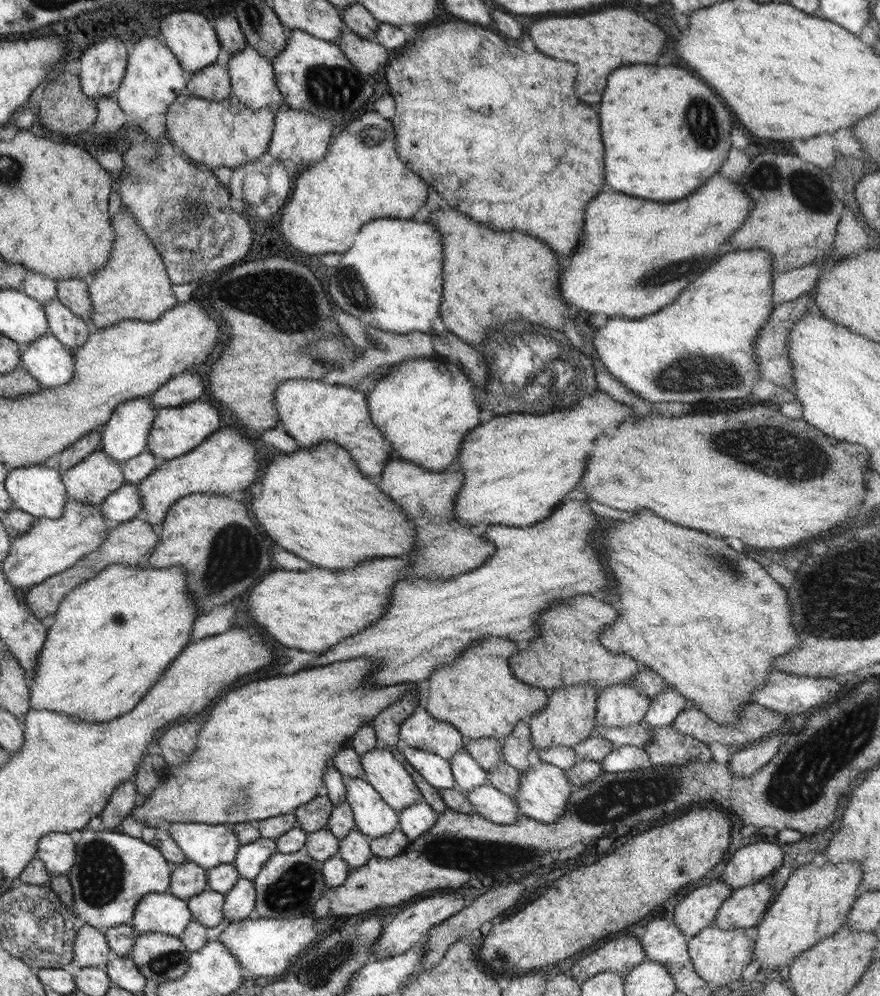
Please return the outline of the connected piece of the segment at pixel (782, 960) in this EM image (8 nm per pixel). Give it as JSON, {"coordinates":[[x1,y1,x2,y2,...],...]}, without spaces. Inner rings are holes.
{"coordinates":[[847,860,838,864,827,861,820,867,806,864,800,870,796,870,780,890,778,899,768,907,764,918,761,918,755,926,757,937,753,944,753,960,760,962,760,970,769,972,789,966,791,961,798,958,805,950,838,932,844,926,846,916,856,900,856,891,861,878,862,869,856,860]]}

